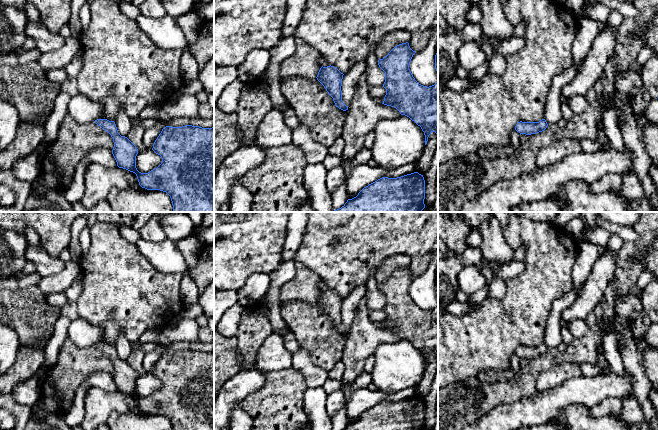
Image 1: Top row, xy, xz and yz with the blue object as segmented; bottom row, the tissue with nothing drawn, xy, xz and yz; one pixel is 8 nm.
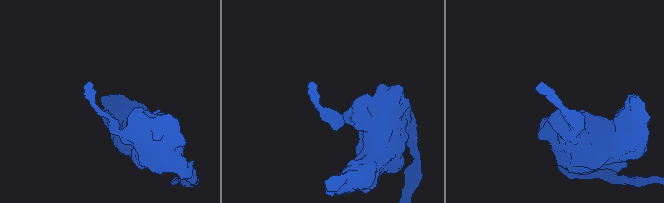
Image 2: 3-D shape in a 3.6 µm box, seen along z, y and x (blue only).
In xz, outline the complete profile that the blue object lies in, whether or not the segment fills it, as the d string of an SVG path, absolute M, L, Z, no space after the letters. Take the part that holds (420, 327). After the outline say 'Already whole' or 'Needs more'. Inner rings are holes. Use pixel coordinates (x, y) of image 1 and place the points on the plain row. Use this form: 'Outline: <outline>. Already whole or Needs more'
Outline: M406 266L378 284L379 291L385 296L386 319L382 328L396 332L420 350L426 369L432 356L438 359L438 305L427 311L415 304L409 293L415 277Z. Already whole

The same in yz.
Outline: M545 343L539 346L518 346L515 350L515 354L521 358L531 359L544 355L548 348Z. Already whole

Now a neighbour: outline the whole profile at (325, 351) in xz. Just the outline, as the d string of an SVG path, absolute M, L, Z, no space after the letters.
M304 301L281 303L280 314L290 333L300 343L301 348L309 352L315 365L321 367L327 373L341 360L345 343L344 335L335 330L333 322L317 302L312 304Z

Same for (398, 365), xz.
M405 339L380 344L374 353L372 383L386 393L416 386L423 378L425 359L421 351Z

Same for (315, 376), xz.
M300 348L292 354L292 368L303 375L308 388L323 387L326 372L313 363L307 350Z

